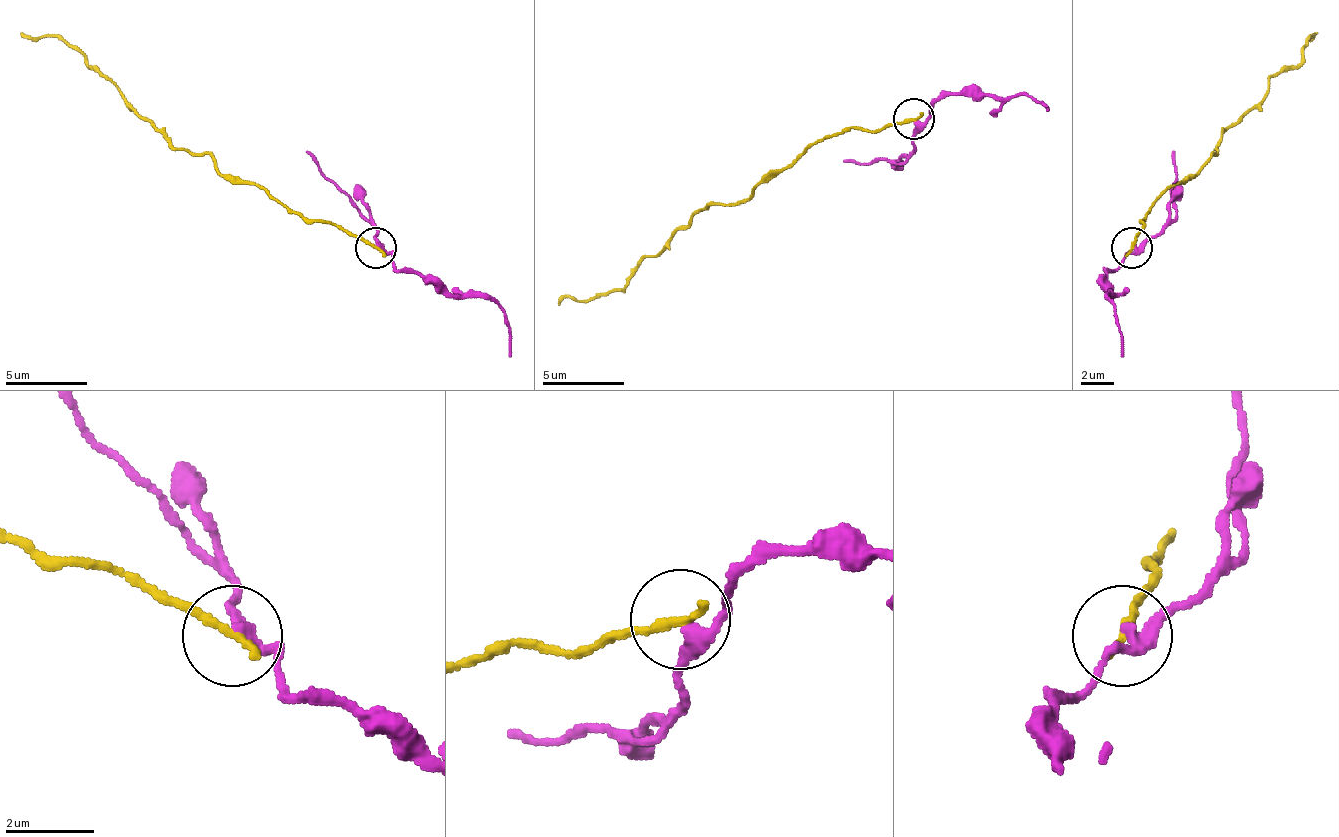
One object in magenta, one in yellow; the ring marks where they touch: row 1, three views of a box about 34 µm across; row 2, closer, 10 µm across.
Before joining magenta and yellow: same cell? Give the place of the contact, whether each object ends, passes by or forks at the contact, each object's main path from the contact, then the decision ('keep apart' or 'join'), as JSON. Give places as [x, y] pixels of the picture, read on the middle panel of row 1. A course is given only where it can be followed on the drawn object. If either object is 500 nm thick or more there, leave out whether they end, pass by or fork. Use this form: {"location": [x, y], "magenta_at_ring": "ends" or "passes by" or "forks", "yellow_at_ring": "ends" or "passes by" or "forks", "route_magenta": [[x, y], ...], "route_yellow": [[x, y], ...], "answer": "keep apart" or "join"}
{"location": [913, 119], "magenta_at_ring": "passes by", "yellow_at_ring": "ends", "route_magenta": [[916, 118], [953, 93], [990, 97], [1027, 93], [1047, 110]], "route_yellow": [[912, 118], [826, 134], [769, 171], [744, 200], [691, 216], [621, 290], [564, 298], [560, 306]], "answer": "keep apart"}

